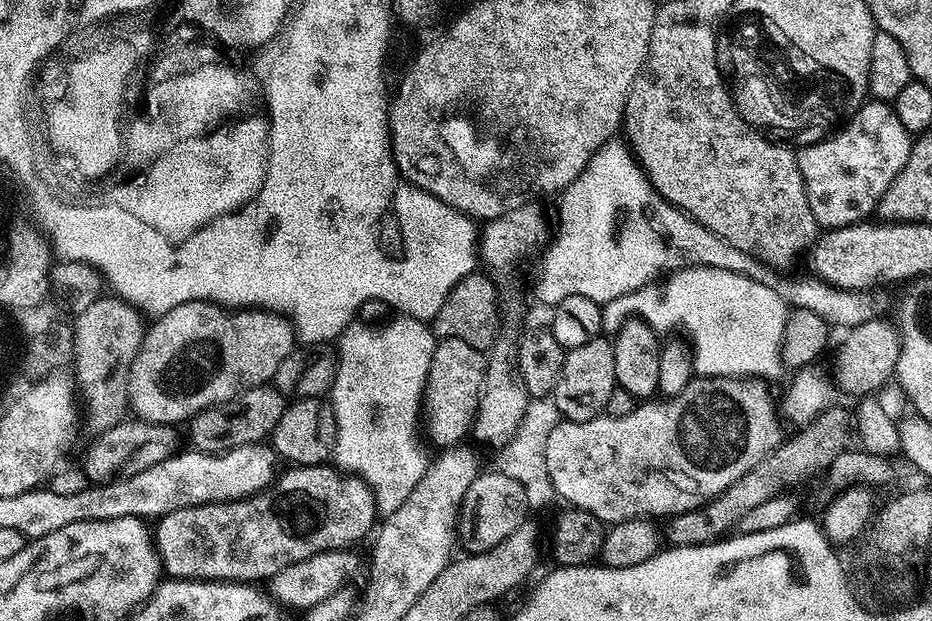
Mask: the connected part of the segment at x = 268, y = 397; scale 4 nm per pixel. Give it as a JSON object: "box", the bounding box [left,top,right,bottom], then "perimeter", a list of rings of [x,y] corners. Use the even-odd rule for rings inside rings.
{"box":[187,386,286,453],"perimeter":[[[261,386],[240,392],[233,400],[215,404],[213,408],[204,408],[187,421],[188,440],[192,443],[189,445],[198,452],[217,453],[267,441],[274,426],[278,426],[278,418],[282,418],[285,407],[286,397],[273,386]]]}

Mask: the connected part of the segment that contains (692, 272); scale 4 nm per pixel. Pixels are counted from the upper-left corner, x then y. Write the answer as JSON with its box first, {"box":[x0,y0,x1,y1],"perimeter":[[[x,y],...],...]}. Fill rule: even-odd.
{"box":[602,268,790,382],"perimeter":[[[681,268],[671,273],[666,282],[653,282],[626,294],[612,303],[603,305],[602,329],[615,334],[630,318],[643,320],[653,332],[685,332],[692,343],[691,367],[697,377],[739,377],[755,378],[758,381],[772,382],[779,372],[785,371],[782,358],[782,330],[786,330],[786,318],[790,308],[784,300],[758,280],[752,280],[730,270],[717,268]]]}

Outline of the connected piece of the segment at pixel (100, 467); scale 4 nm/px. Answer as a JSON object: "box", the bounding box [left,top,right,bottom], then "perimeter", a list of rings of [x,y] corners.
{"box":[82,418,178,485],"perimeter":[[[125,418],[112,429],[101,431],[84,452],[82,469],[89,485],[125,480],[134,474],[142,474],[142,470],[150,470],[150,466],[158,466],[158,462],[166,462],[166,458],[178,451],[176,431],[173,425],[155,424],[139,418]]]}

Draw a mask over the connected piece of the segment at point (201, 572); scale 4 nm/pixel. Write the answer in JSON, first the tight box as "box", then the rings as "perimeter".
{"box":[154,466,378,582],"perimeter":[[[292,466],[287,470],[289,472],[278,476],[280,492],[268,490],[247,496],[244,500],[199,504],[159,517],[155,521],[154,549],[160,557],[161,569],[177,580],[268,582],[274,574],[278,574],[278,570],[286,570],[286,566],[294,562],[302,562],[319,552],[351,549],[356,546],[352,544],[358,543],[368,531],[373,531],[378,517],[376,493],[363,477],[337,471],[332,466]]]}

